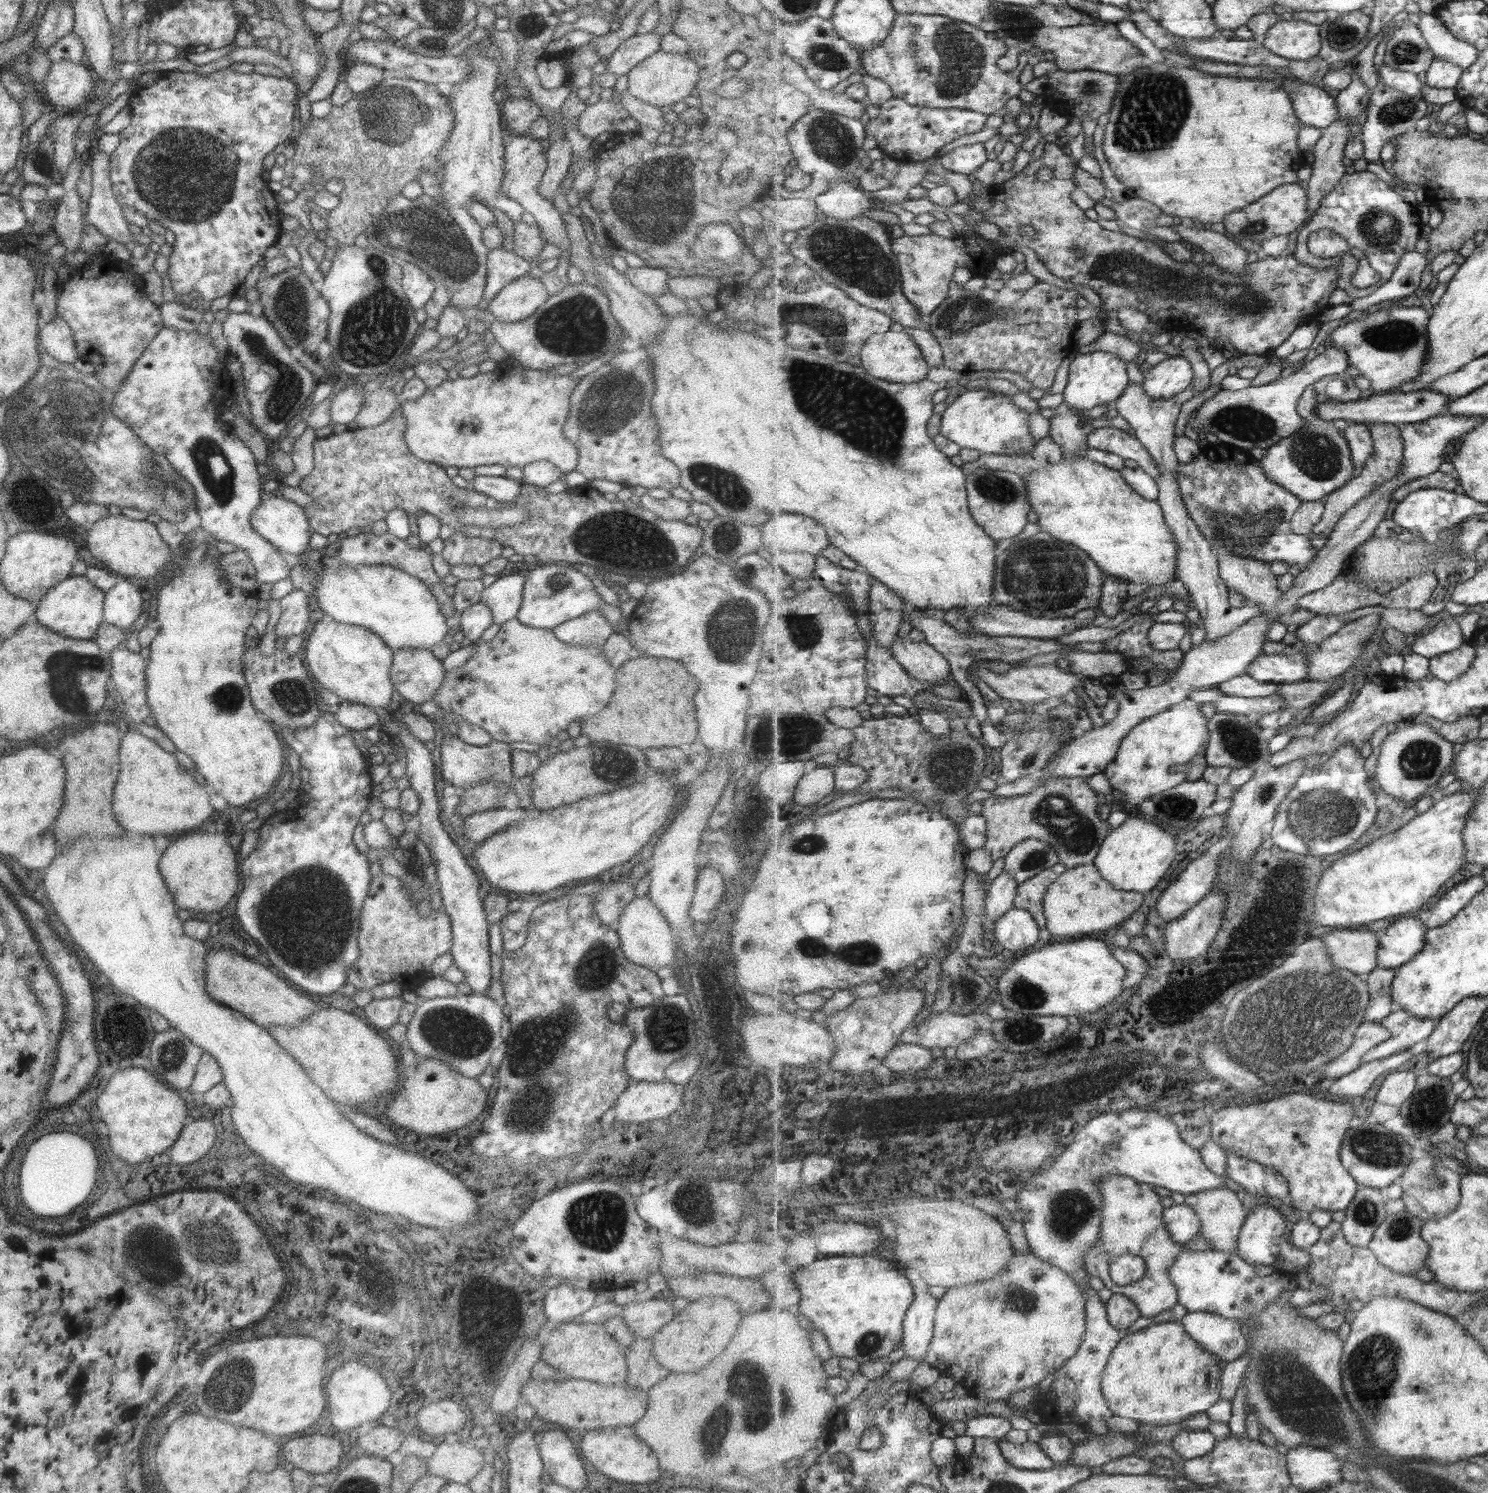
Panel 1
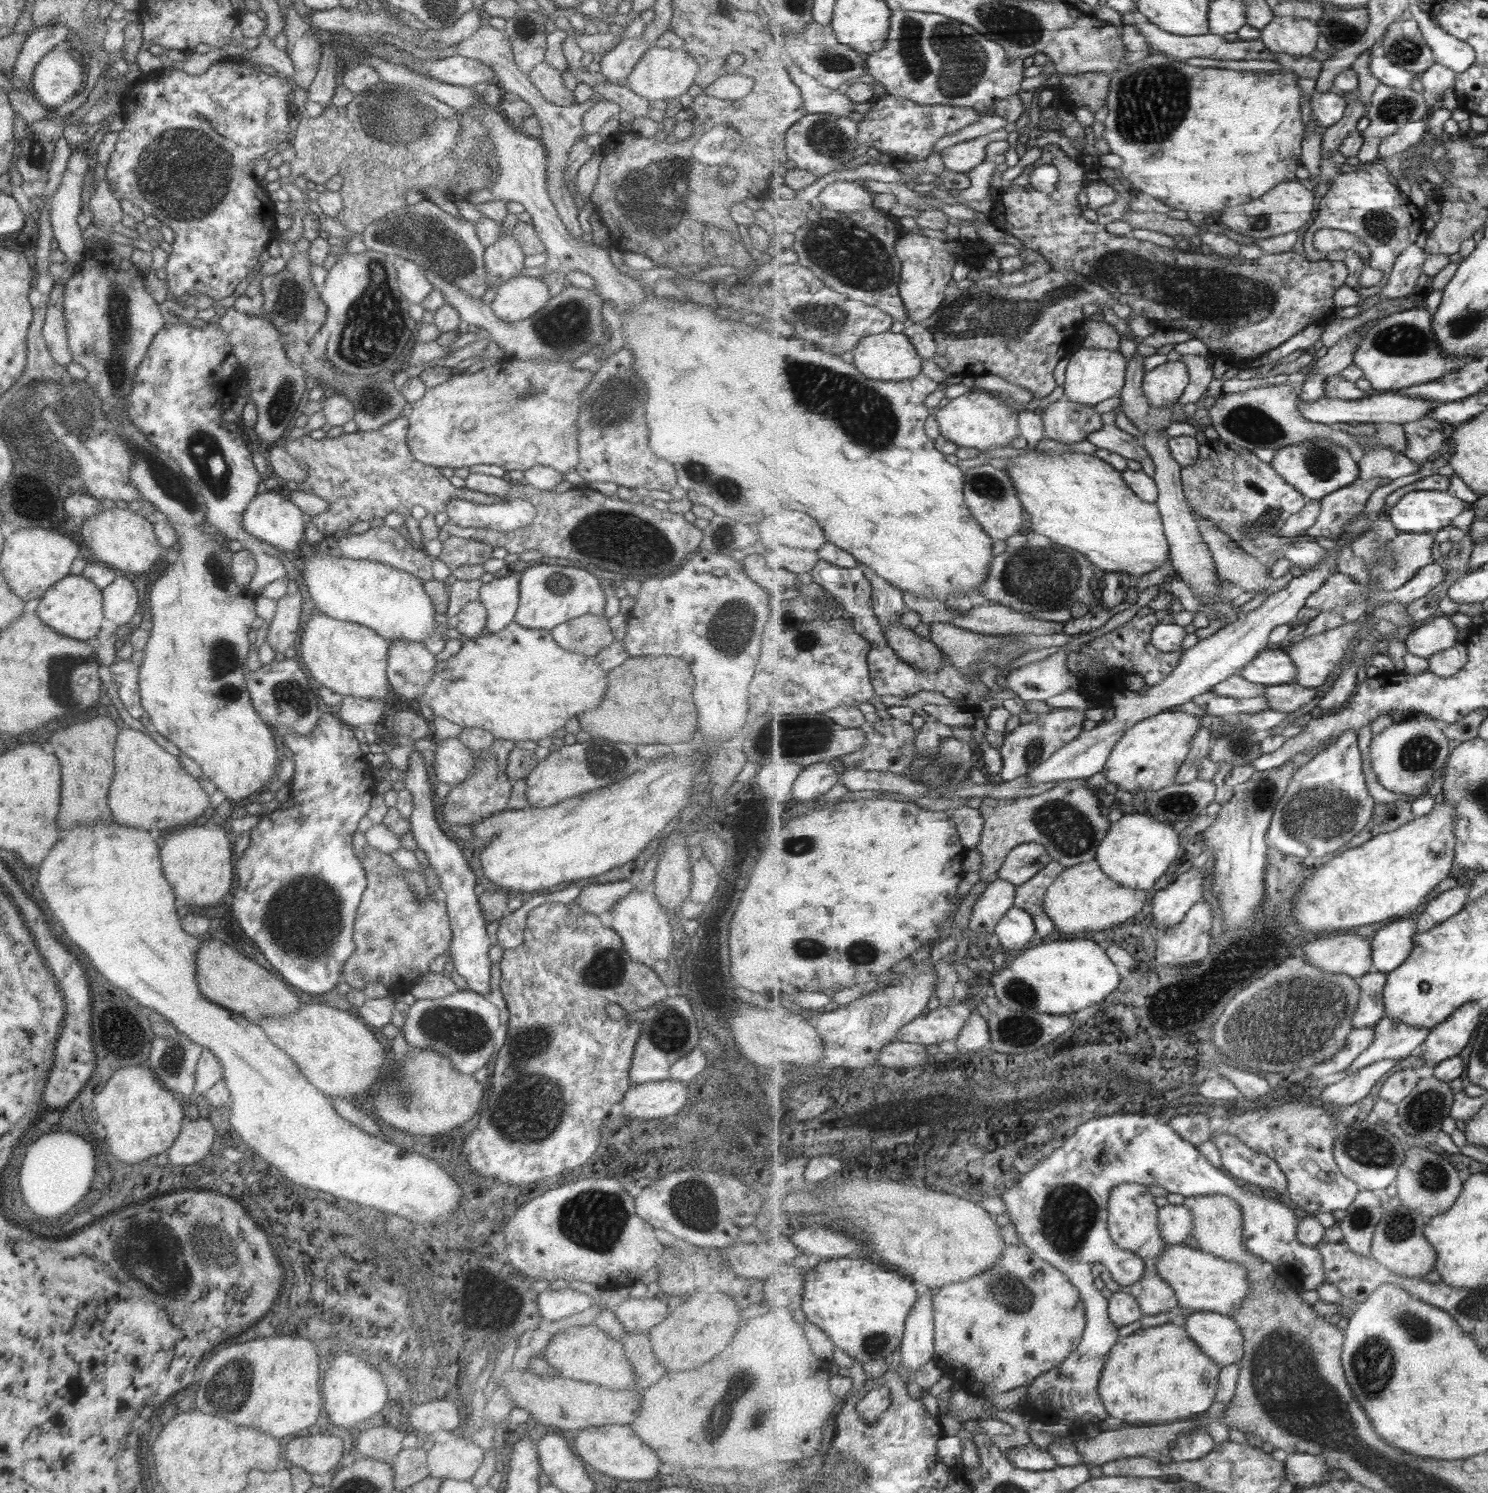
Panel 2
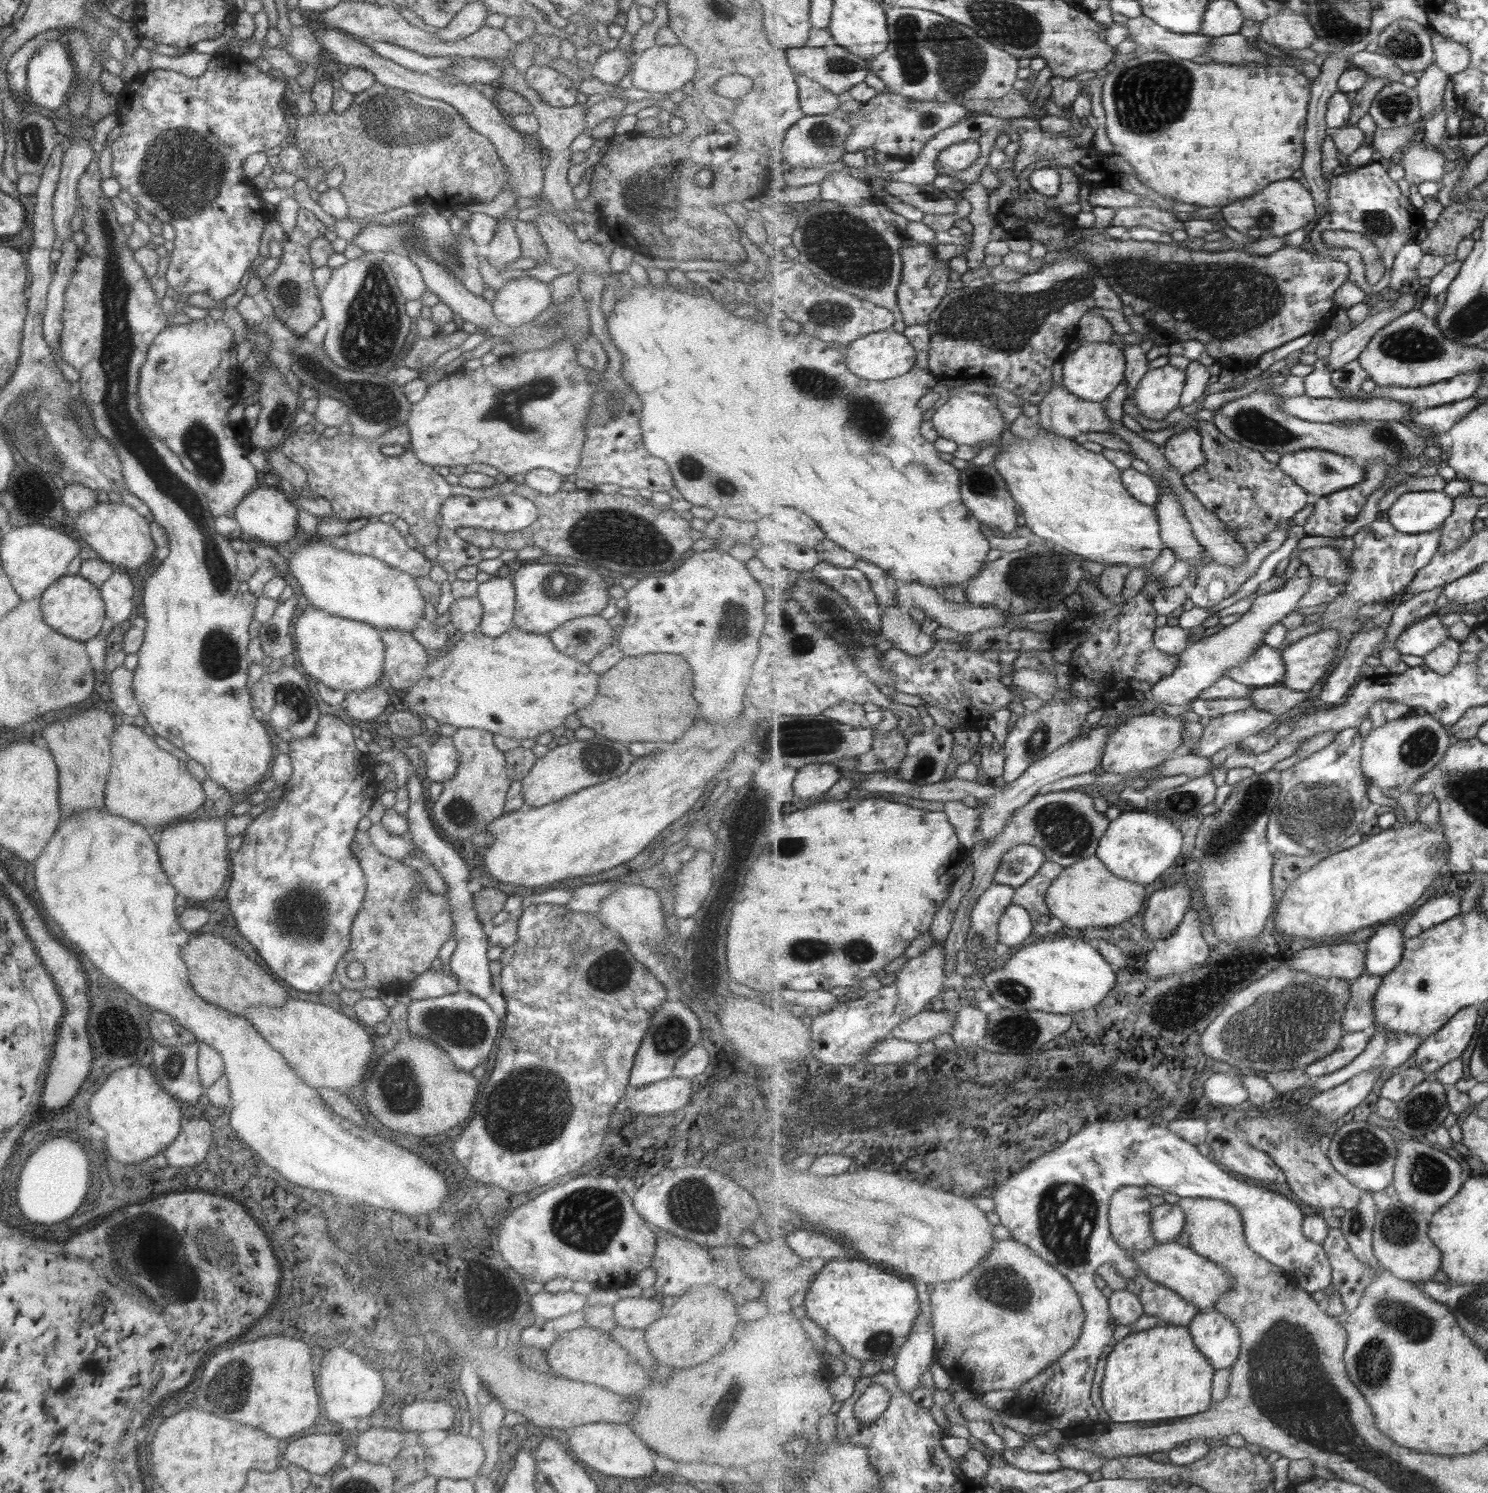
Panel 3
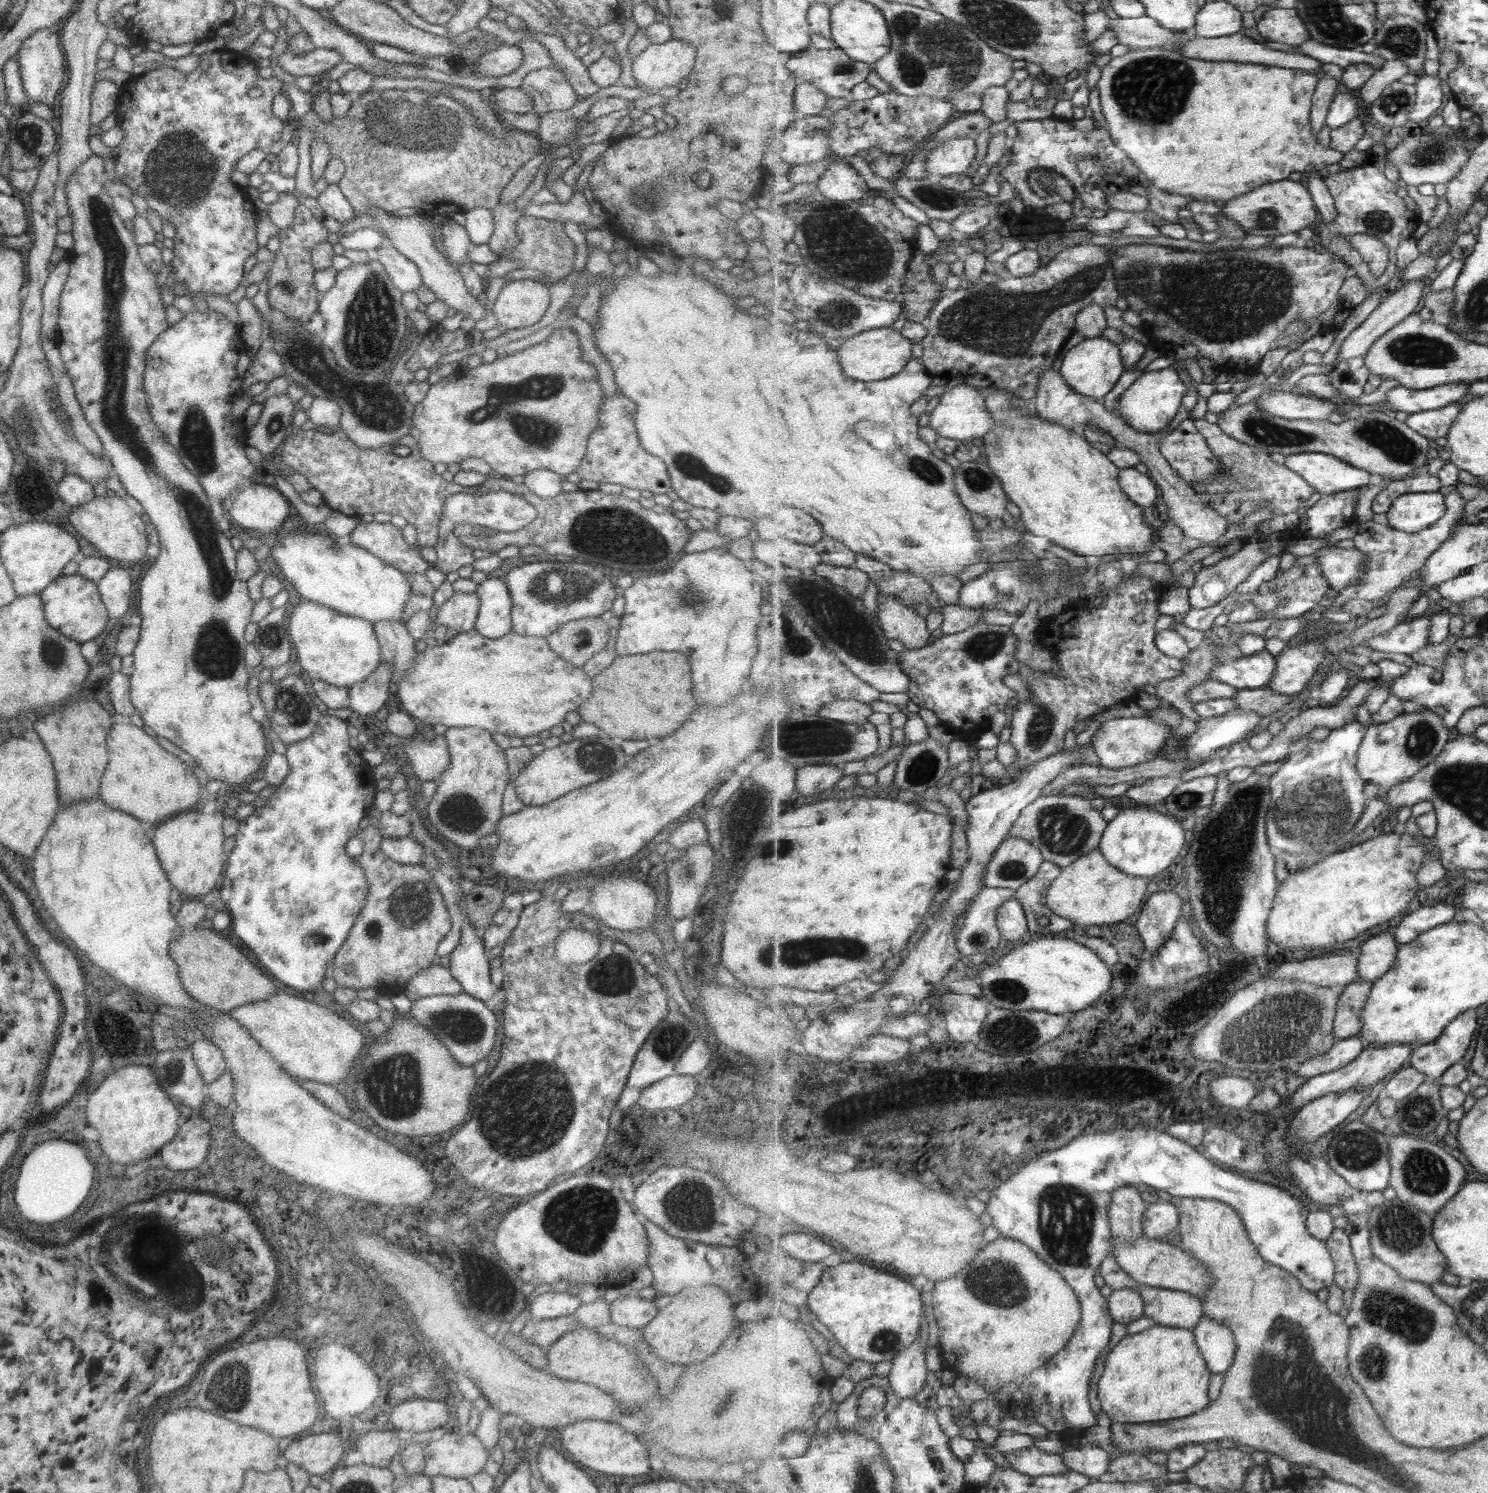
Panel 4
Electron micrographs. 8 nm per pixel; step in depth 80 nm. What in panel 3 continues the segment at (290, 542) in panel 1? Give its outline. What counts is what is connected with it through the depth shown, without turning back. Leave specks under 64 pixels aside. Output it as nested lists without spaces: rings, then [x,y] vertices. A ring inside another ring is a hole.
[[[257,486],[235,507],[233,520],[240,536],[273,548],[277,544],[289,542],[295,536],[295,528],[298,526],[297,513],[298,508],[280,488]]]

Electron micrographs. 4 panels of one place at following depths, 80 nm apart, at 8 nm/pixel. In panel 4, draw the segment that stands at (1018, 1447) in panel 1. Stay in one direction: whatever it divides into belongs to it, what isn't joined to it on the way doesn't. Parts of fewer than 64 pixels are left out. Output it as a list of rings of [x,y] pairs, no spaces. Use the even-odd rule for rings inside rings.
[[[1031,1447],[1024,1451],[1009,1453],[1005,1456],[1009,1466],[1029,1476],[1045,1476],[1063,1474],[1070,1468],[1063,1462],[1059,1454],[1050,1454]]]

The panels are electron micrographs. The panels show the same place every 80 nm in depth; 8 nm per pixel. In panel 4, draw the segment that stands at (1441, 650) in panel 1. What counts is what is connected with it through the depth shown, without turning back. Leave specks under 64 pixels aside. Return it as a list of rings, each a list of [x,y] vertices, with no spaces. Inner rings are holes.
[[[1417,617],[1400,622],[1389,632],[1366,640],[1365,650],[1407,654],[1419,652],[1430,645],[1431,619]]]

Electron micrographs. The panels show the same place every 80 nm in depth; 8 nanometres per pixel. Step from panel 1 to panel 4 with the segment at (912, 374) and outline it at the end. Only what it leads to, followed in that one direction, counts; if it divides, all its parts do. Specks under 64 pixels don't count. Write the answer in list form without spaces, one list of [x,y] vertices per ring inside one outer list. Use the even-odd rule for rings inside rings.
[[[887,327],[862,332],[836,344],[836,348],[841,366],[850,377],[863,382],[873,382],[885,380],[903,372],[908,367],[909,361],[913,359],[913,354],[911,354],[913,343],[901,330],[895,331],[892,327]]]

